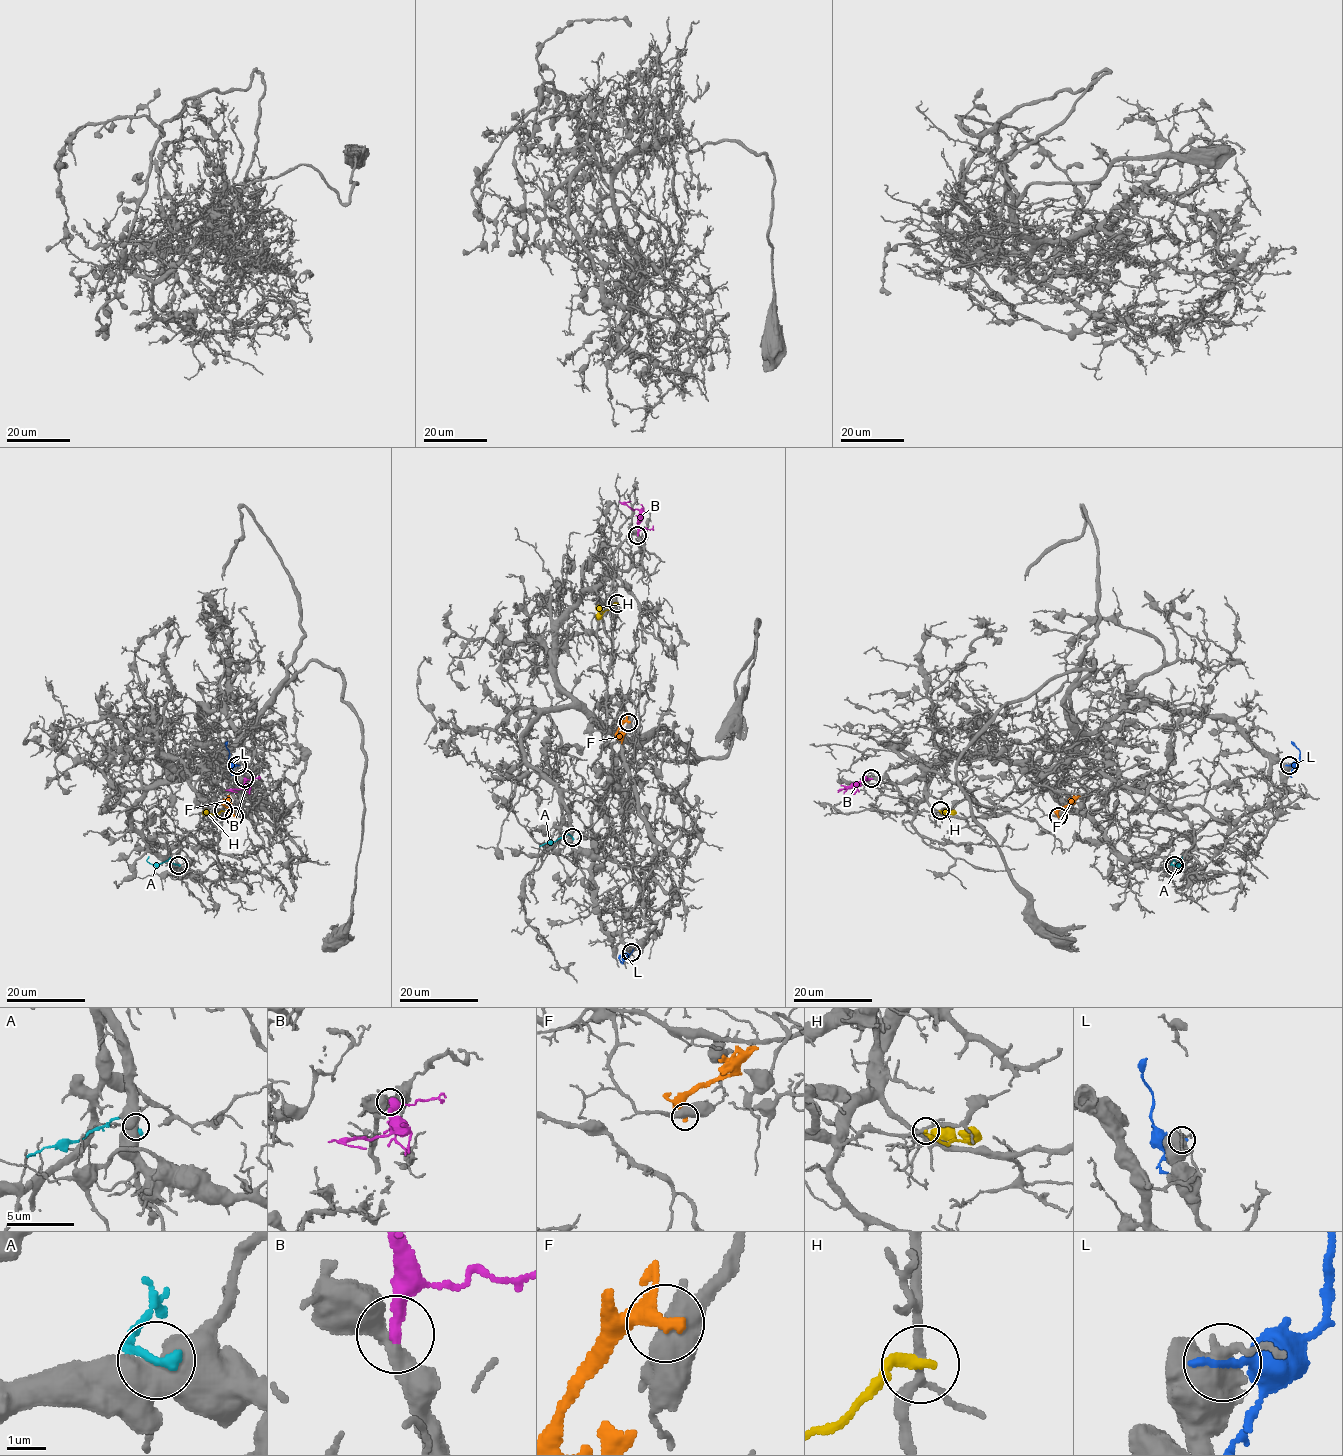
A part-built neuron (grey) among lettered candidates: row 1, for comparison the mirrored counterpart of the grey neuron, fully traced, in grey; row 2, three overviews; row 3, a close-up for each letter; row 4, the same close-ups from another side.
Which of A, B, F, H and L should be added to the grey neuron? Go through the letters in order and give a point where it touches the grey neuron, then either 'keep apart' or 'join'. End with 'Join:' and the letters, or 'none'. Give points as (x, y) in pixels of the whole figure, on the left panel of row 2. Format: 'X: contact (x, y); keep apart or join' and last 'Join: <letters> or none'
A: contact (178, 865); keep apart
B: contact (244, 778); join
F: contact (234, 816); keep apart
H: contact (223, 810); keep apart
L: contact (237, 765); keep apart
Join: B

